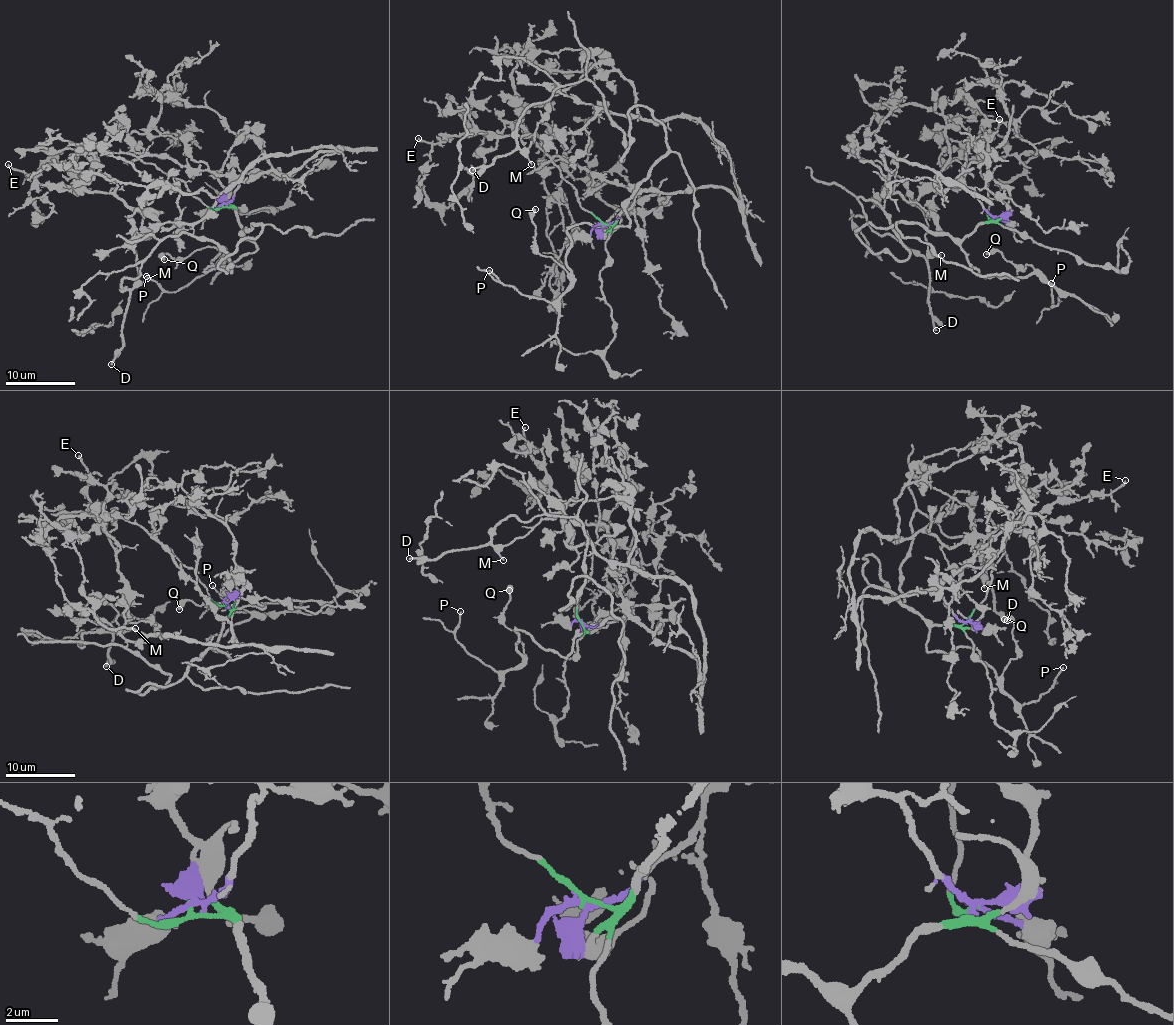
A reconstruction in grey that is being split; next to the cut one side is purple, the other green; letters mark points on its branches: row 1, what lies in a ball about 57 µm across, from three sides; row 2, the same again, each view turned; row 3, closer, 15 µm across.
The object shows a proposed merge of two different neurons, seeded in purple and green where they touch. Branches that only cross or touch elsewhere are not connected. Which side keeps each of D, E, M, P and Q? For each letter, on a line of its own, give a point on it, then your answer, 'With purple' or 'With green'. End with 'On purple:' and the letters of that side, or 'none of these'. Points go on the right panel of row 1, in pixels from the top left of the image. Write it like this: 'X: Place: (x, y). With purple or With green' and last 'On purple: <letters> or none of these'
D: Place: (936, 330). With green
E: Place: (999, 119). With purple
M: Place: (941, 255). With green
P: Place: (1051, 283). With green
Q: Place: (986, 254). With green
On purple: E

